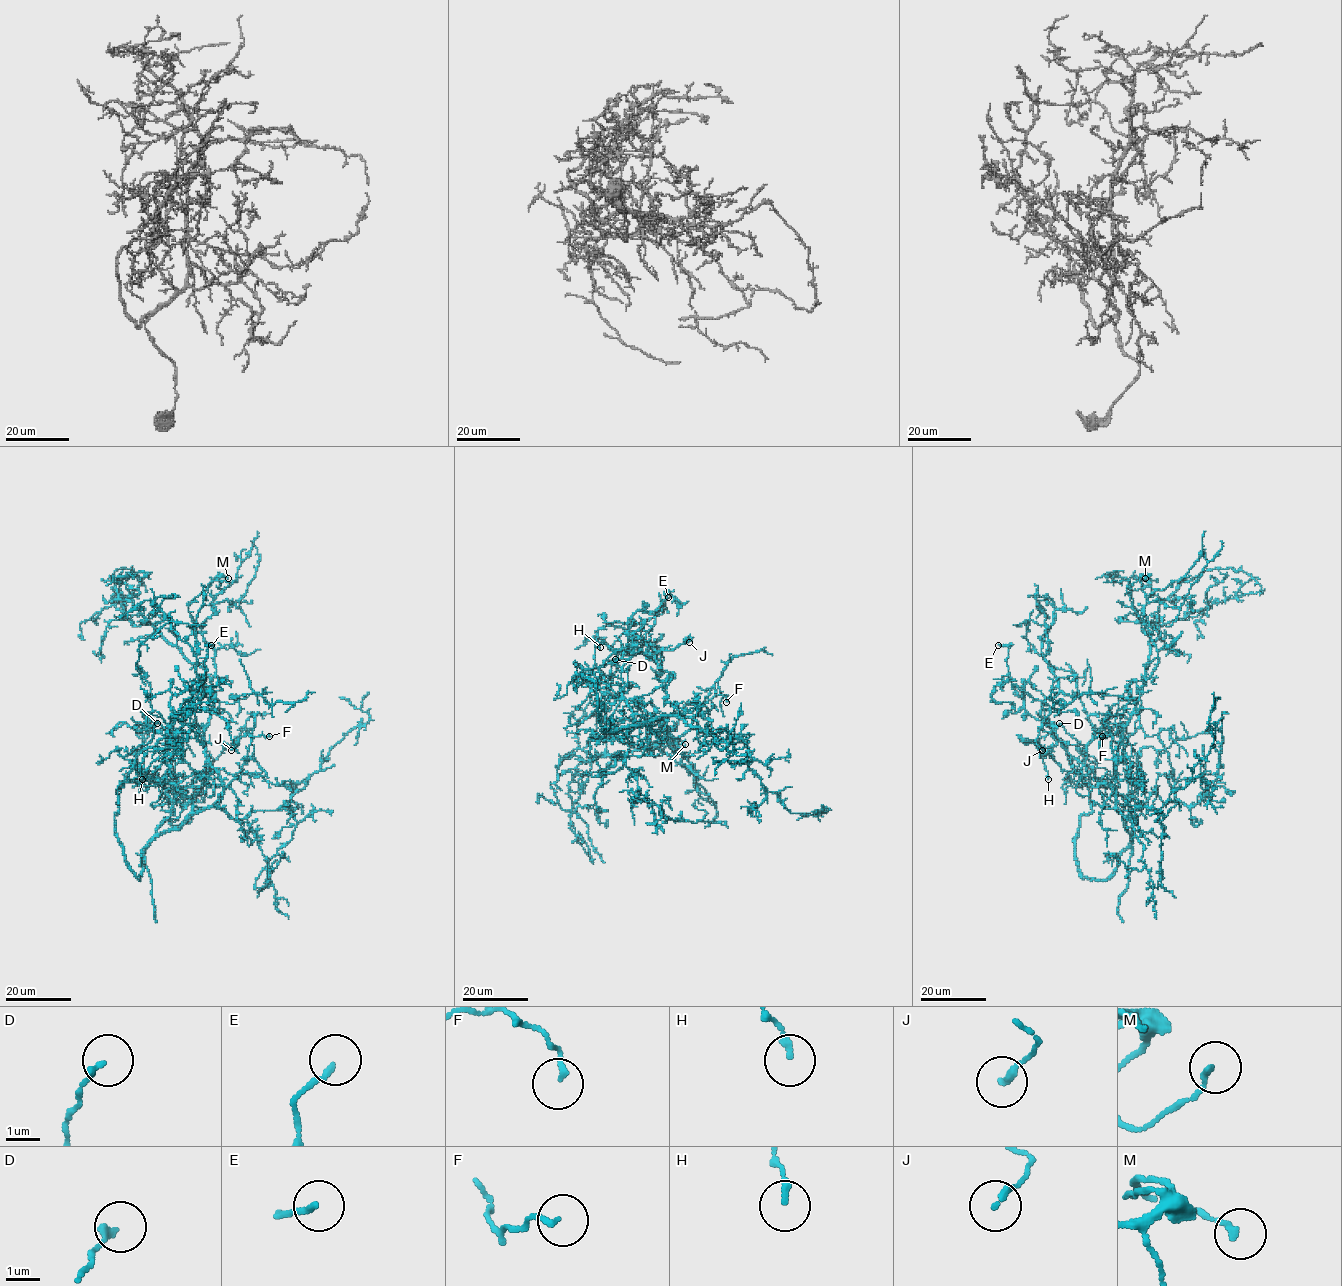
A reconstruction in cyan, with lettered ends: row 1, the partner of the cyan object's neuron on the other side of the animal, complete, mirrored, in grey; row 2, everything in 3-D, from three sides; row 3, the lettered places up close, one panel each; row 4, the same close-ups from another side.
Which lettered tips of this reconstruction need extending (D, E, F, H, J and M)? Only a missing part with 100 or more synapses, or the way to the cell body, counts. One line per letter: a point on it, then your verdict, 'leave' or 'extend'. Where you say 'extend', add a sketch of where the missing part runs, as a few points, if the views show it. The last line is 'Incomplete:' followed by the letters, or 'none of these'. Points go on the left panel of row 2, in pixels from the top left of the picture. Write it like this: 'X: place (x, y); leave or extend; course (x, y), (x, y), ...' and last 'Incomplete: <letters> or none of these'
D: place (157, 723); leave
E: place (211, 645); leave
F: place (269, 736); leave
H: place (142, 779); leave
J: place (231, 750); leave
M: place (228, 578); leave
Incomplete: none of these

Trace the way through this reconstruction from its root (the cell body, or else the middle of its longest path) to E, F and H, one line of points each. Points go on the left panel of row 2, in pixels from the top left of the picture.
E: (197, 811), (177, 828), (156, 831), (177, 796), (164, 779), (164, 754), (203, 680), (211, 645)
F: (197, 811), (220, 799), (220, 770), (235, 775), (241, 769), (251, 743), (246, 733), (269, 736)
H: (197, 811), (177, 828), (156, 831), (177, 796), (164, 779), (164, 754), (173, 741), (146, 754), (142, 779)

